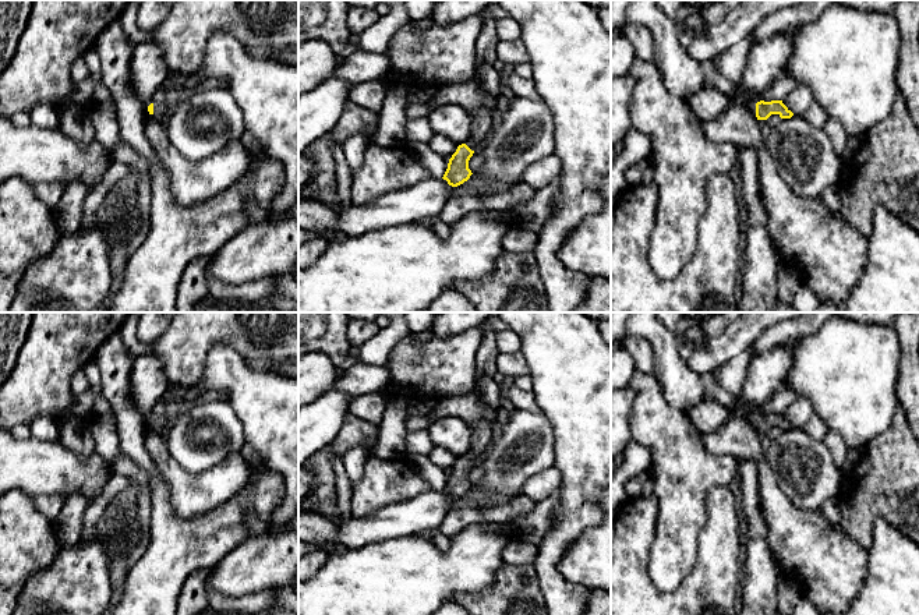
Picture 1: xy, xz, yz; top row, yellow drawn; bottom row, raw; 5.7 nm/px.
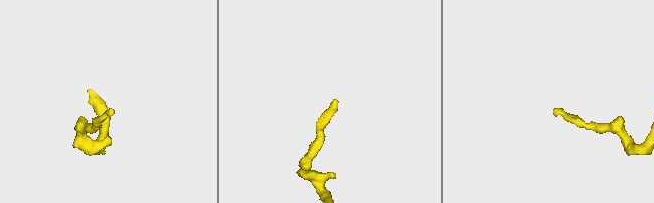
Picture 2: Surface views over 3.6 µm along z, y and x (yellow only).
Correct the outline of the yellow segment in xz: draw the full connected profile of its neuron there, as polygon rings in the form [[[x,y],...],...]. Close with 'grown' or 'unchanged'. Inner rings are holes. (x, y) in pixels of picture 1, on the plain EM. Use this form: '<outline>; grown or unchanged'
[[[474,388],[466,396],[443,397],[438,402],[434,413],[441,417],[457,417],[471,428],[471,441],[467,453],[457,459],[448,476],[443,492],[457,499],[473,487],[469,473],[474,463],[485,455],[492,441],[494,424],[503,418],[501,410],[495,410]]]; grown

